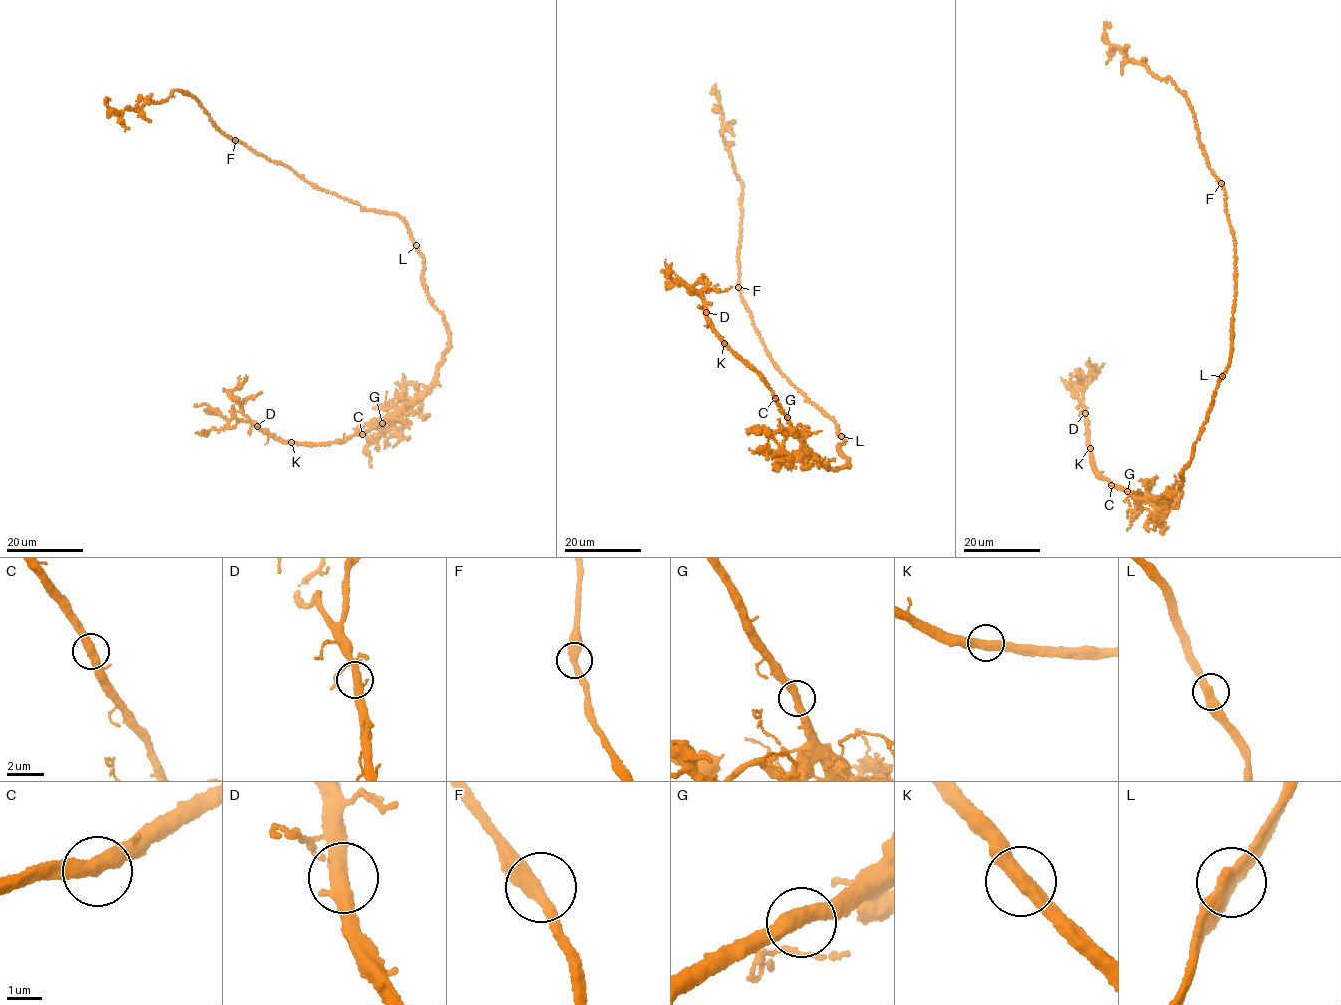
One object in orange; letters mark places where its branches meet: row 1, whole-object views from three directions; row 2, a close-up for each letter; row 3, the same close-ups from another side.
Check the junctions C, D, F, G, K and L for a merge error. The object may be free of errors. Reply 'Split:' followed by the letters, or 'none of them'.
Split: none of them

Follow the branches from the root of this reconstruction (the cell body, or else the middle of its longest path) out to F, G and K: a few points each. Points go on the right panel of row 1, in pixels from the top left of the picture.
F: (1225, 371), (1234, 336), (1236, 260), (1221, 183)
G: (1225, 371), (1197, 439), (1191, 463), (1181, 474), (1180, 489), (1165, 499), (1127, 491)
K: (1225, 371), (1191, 463), (1181, 474), (1181, 486), (1168, 498), (1133, 495), (1103, 478), (1090, 448)

